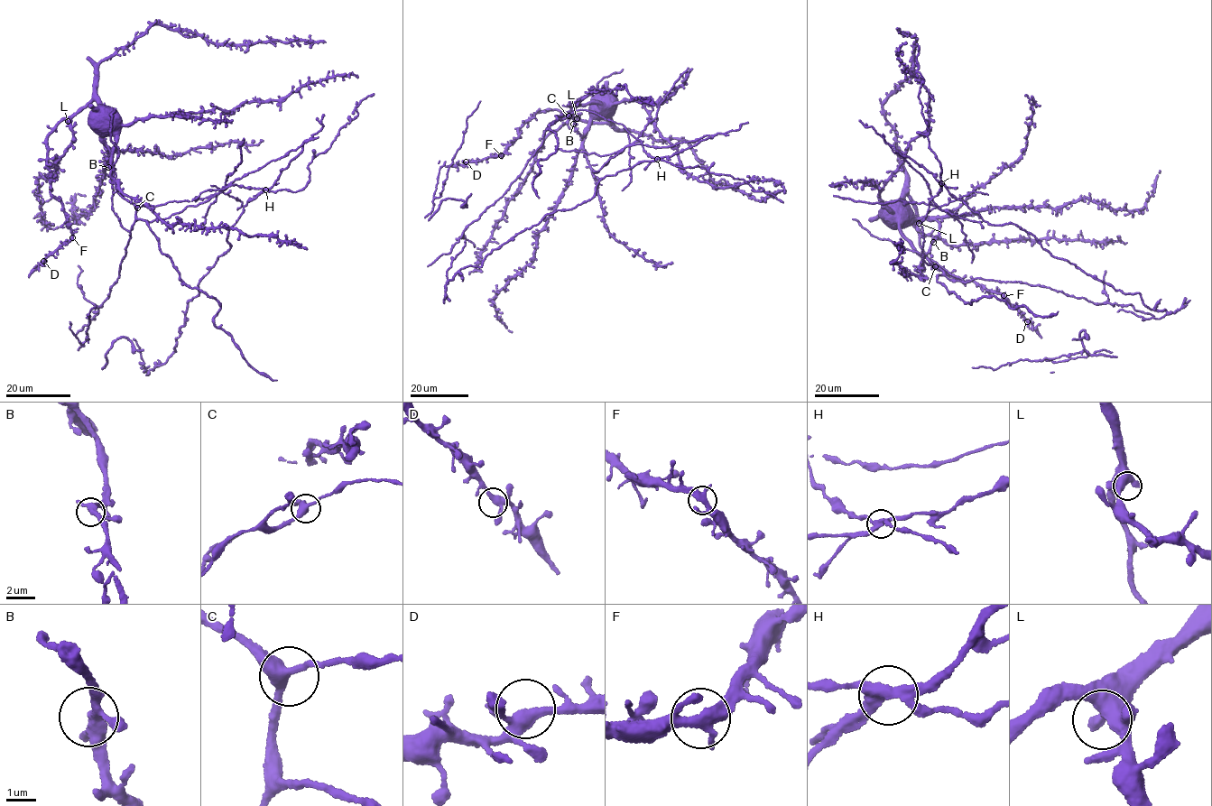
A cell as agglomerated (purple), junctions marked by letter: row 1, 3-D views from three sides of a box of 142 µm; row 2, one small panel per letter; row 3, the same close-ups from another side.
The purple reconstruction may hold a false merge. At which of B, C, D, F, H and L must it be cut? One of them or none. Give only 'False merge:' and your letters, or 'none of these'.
False merge: H

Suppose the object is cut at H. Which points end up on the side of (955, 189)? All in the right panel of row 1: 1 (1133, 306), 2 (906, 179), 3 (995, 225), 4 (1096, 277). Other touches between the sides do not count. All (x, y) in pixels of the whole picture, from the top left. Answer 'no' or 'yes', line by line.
1: no
2: no
3: yes
4: yes

